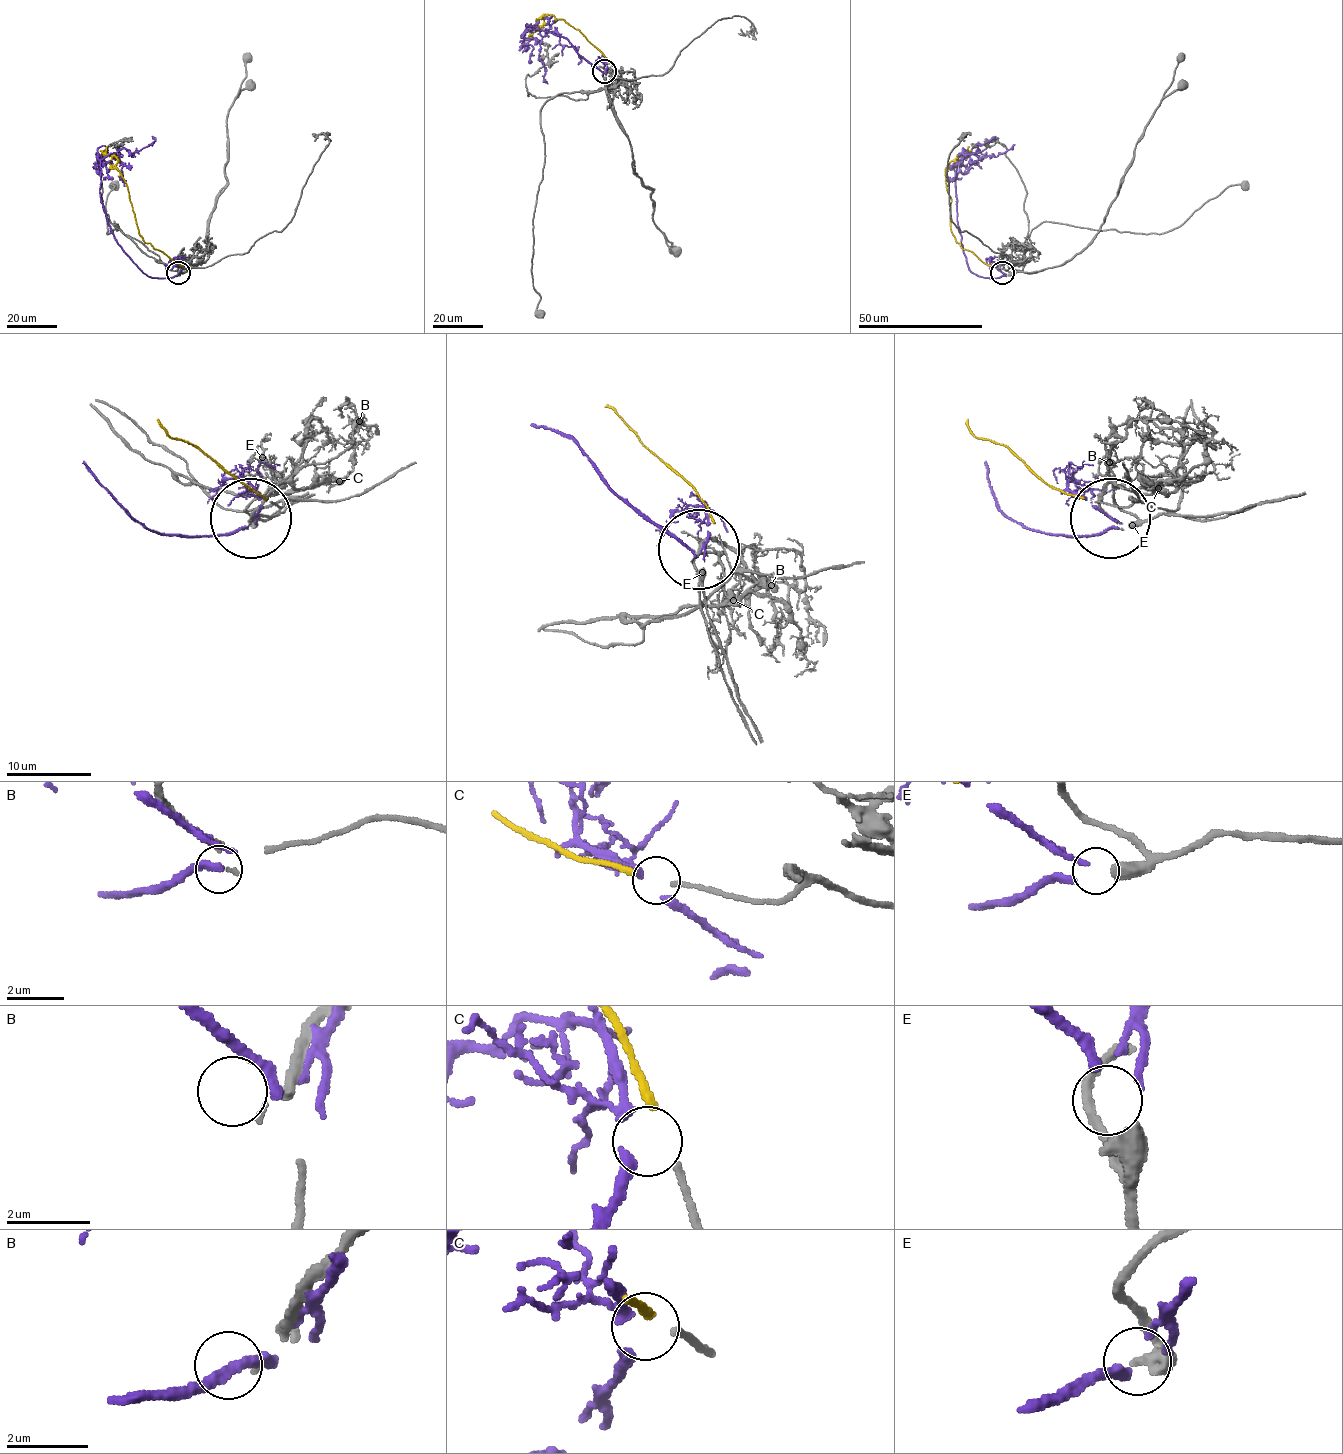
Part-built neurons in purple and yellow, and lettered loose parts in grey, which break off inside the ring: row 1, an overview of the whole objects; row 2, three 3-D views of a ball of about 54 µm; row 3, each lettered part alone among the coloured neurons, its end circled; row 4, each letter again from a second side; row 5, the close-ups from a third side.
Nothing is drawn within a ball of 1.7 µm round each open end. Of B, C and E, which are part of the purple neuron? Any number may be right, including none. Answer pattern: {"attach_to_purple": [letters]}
{"attach_to_purple": ["E"]}

